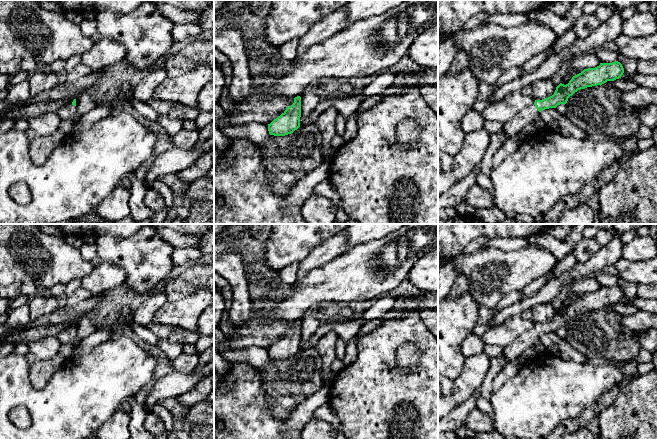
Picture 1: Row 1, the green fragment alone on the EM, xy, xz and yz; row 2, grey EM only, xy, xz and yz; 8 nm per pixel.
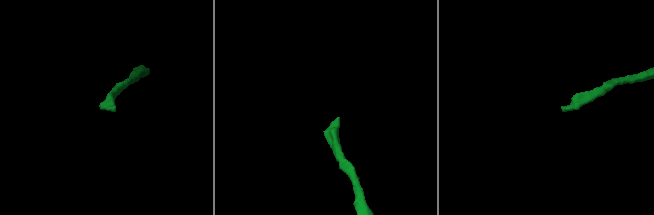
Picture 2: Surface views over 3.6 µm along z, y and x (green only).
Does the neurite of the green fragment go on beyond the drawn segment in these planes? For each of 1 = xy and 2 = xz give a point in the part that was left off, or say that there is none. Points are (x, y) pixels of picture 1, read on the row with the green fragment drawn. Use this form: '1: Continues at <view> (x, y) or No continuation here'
1: No continuation here
2: No continuation here

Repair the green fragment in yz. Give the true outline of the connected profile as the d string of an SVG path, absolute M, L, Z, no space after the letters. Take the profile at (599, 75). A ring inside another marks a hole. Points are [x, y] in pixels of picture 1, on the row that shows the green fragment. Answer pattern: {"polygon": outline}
{"polygon": "M618 61L600 63L595 68L584 69L581 73L573 76L568 84L560 83L552 96L542 100L535 100L534 105L539 112L549 108L556 108L560 104L566 104L568 98L578 90L602 85L607 81L614 81L621 78L623 73L624 68Z"}

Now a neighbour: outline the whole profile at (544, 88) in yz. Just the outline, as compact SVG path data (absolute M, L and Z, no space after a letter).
M550 78L541 79L532 84L533 98L542 100L554 94L556 86Z

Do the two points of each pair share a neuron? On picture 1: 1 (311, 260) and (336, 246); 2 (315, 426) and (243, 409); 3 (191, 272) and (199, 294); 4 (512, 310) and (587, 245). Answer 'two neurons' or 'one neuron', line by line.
1: one neuron
2: two neurons
3: two neurons
4: two neurons

